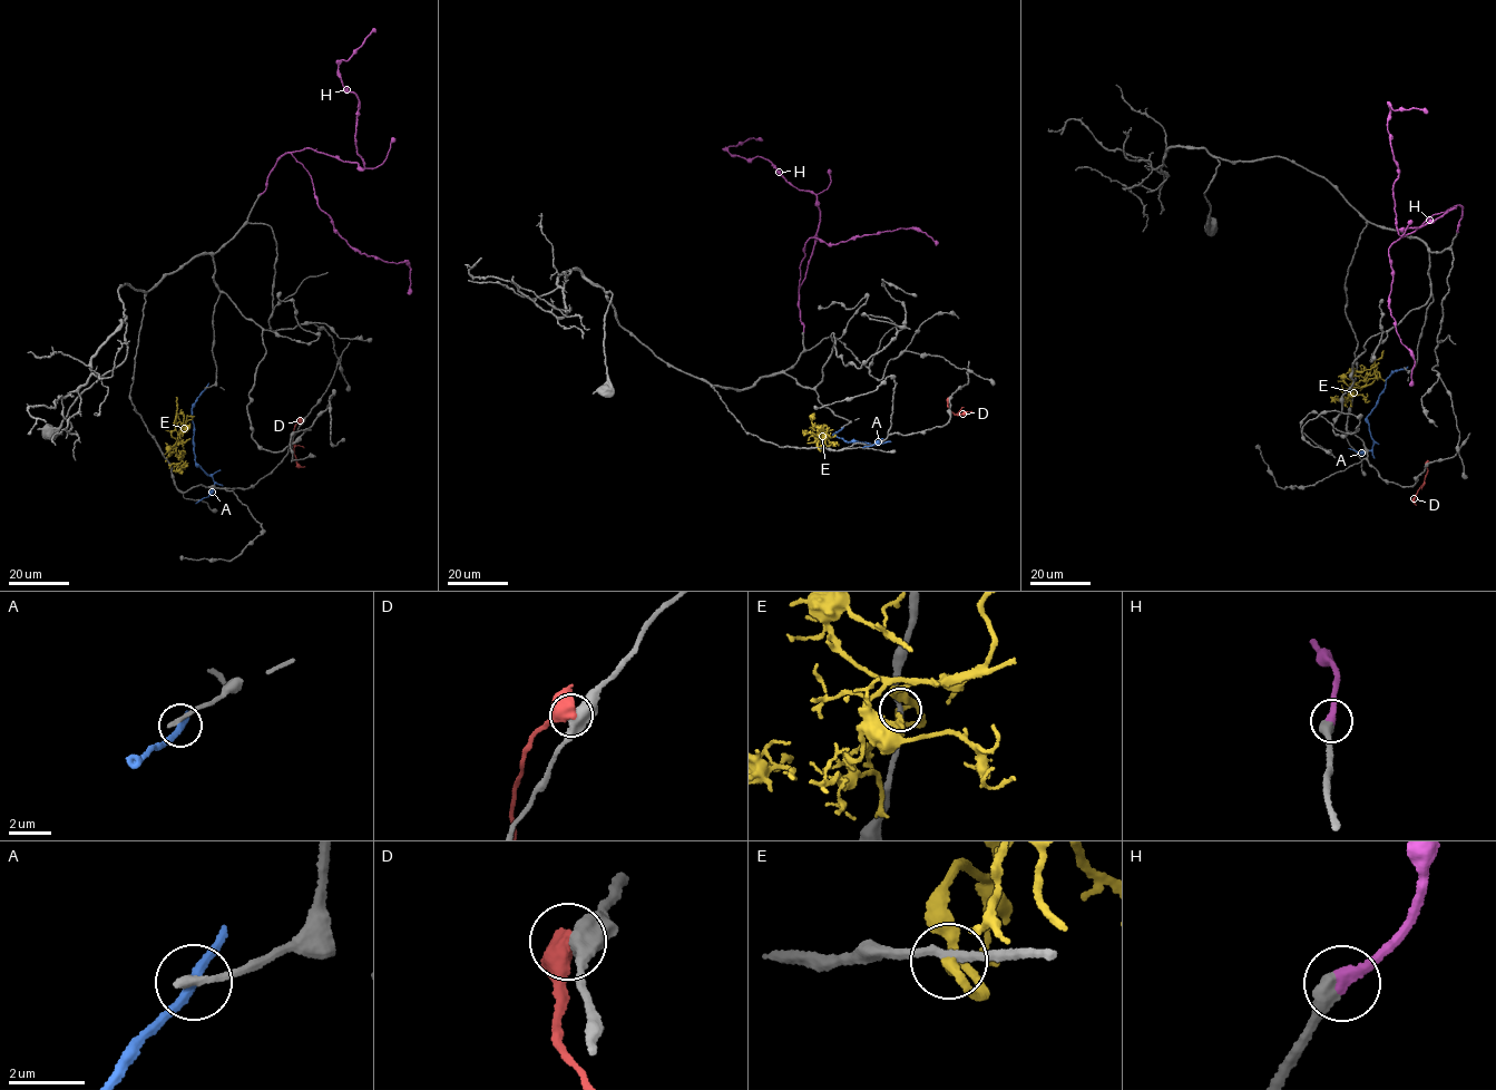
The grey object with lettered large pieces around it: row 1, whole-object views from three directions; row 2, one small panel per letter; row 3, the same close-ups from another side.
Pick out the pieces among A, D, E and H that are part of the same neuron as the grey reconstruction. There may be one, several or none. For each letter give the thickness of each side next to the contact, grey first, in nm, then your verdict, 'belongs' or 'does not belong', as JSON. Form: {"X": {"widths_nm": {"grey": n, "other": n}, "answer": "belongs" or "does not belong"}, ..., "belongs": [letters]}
{"A": {"widths_nm": {"grey": 240, "other": 240}, "answer": "does not belong"}, "D": {"widths_nm": {"grey": 550, "other": 480}, "answer": "does not belong"}, "E": {"widths_nm": {"grey": 200, "other": 320}, "answer": "does not belong"}, "H": {"widths_nm": {"grey": 480, "other": 360}, "answer": "belongs"}, "belongs": ["H"]}

